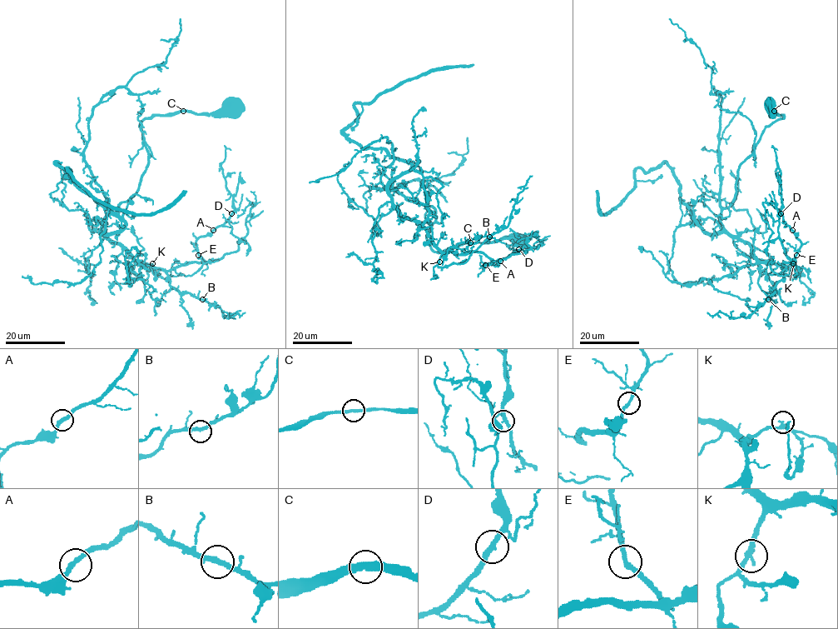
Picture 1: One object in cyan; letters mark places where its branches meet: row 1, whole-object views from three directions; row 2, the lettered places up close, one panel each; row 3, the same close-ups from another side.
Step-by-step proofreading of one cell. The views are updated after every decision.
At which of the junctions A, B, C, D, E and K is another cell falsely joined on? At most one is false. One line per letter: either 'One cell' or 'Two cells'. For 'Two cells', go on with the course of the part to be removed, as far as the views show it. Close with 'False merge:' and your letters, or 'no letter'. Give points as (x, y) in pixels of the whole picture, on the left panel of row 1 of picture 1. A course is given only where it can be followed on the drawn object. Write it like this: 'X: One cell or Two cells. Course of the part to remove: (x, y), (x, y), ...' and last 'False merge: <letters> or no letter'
A: One cell
B: One cell
C: One cell
D: One cell
E: One cell
K: One cell
False merge: no letter

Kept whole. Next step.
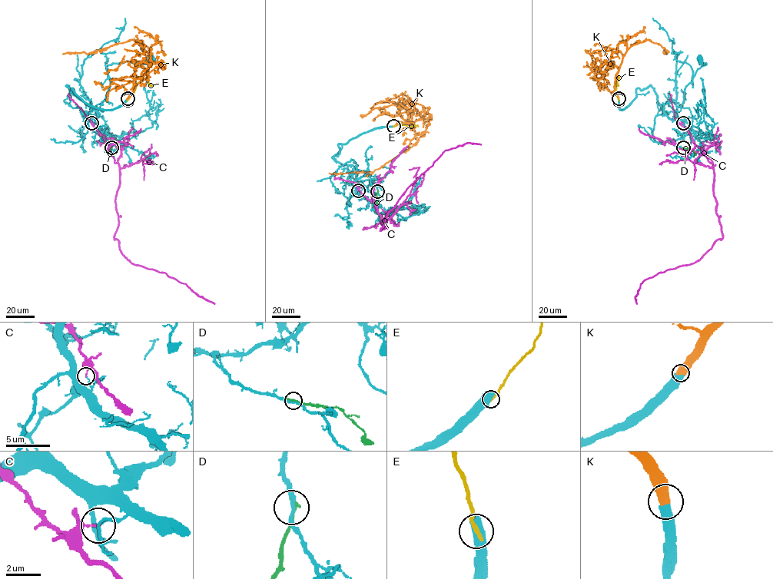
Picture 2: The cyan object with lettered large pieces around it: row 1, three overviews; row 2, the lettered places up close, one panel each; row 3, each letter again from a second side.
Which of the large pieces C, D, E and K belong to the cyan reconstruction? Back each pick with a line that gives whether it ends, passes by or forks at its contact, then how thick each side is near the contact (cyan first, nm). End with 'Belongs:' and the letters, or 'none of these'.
K: it ends; calibres 600 and 700 nm
Belongs: K

